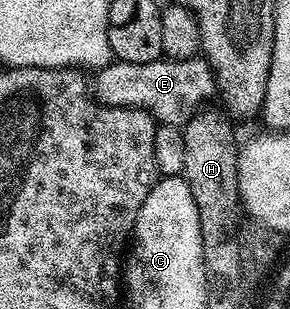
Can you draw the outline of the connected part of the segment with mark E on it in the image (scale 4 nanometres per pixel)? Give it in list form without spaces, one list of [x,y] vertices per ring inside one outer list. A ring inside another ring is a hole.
[[[159,58],[147,64],[133,64],[118,60],[97,69],[92,80],[92,96],[99,104],[117,108],[144,108],[159,121],[170,122],[178,111],[193,113],[197,104],[202,104],[215,87],[210,63],[205,58],[171,60]]]

